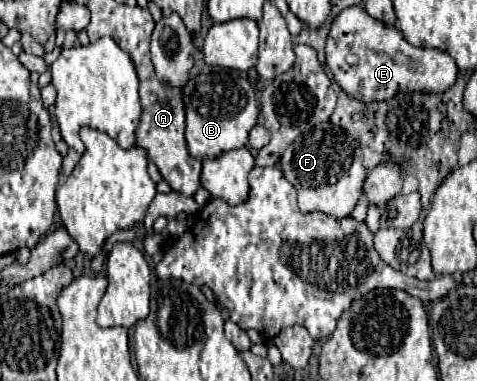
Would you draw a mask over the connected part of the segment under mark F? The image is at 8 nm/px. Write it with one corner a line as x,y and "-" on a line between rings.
322,122
310,132
298,136
286,148
280,166
288,182
298,190
298,206
302,212
320,210
338,220
350,216
358,204
368,174
362,164
362,148
358,140
330,122

